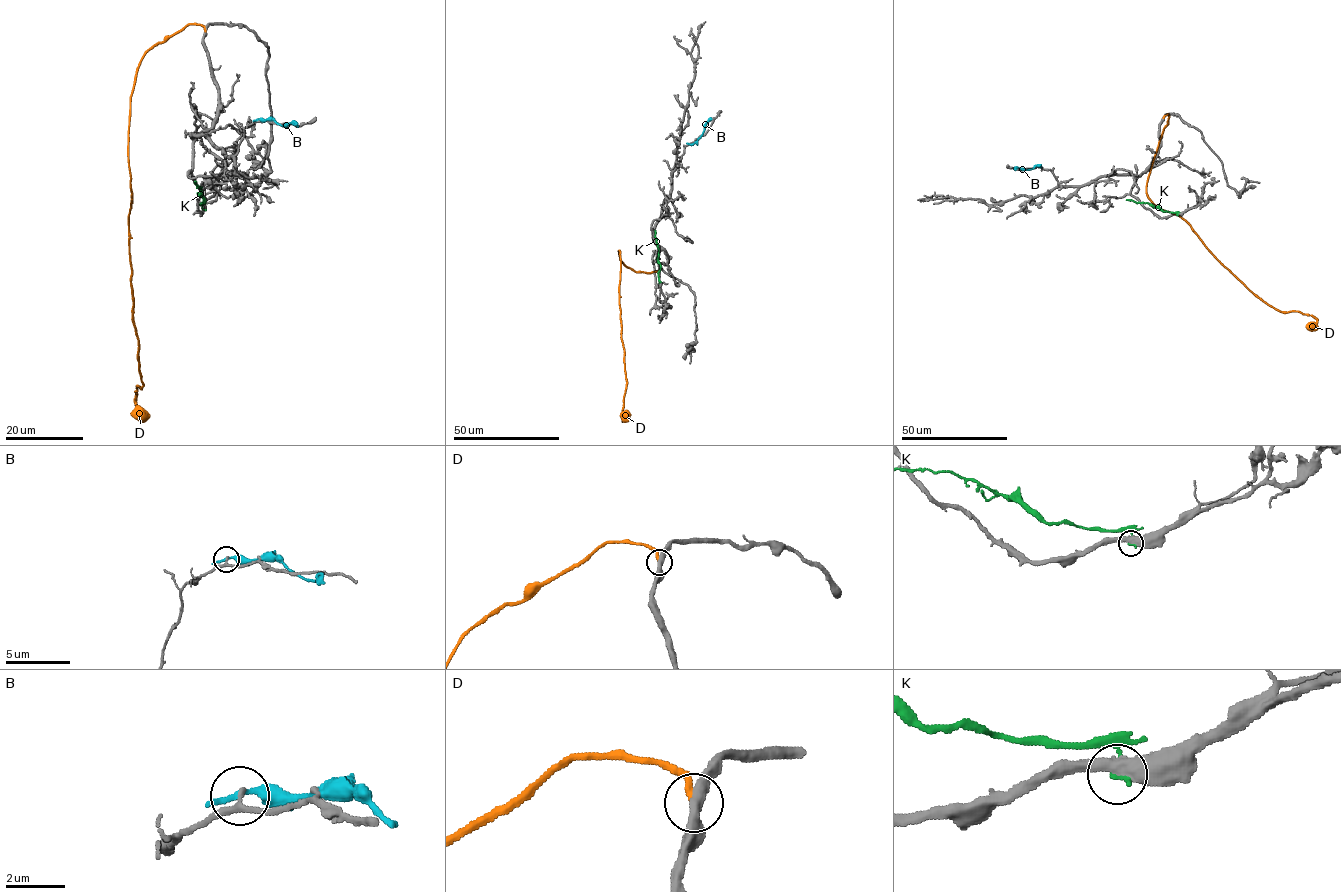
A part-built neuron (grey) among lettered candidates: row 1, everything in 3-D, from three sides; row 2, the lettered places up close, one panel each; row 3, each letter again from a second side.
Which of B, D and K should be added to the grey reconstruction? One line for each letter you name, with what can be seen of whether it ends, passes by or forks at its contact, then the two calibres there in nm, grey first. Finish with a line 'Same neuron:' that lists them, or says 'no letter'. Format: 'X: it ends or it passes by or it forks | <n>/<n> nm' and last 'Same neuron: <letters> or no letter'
D: it ends | 400/280 nm
Same neuron: D

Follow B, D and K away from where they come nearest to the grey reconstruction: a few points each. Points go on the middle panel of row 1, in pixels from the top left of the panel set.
B: (689, 144), (697, 140), (711, 119)
D: (660, 268), (650, 272), (634, 271), (620, 260), (619, 251), (621, 339), (627, 382), (623, 421), (627, 412)
K: (659, 281), (655, 230)

